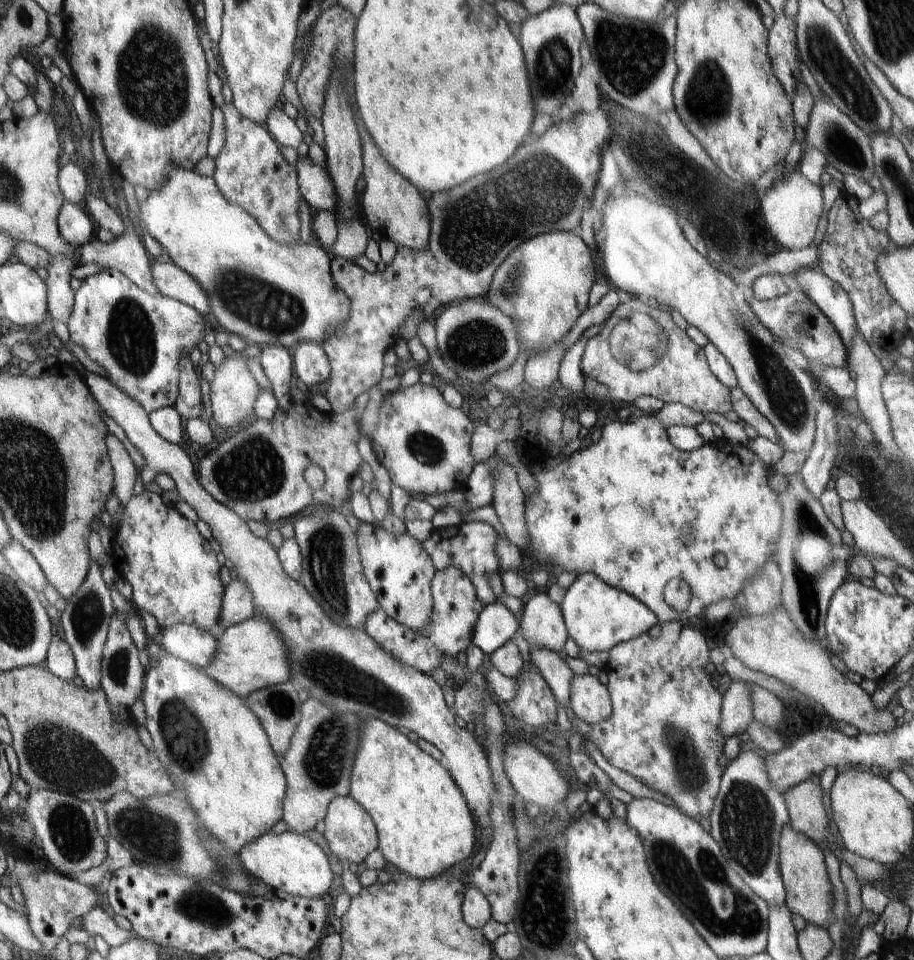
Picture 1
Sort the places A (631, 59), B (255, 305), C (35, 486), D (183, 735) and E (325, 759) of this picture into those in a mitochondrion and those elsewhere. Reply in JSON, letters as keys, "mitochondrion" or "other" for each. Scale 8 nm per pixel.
{"A":"mitochondrion","B":"mitochondrion","C":"mitochondrion","D":"mitochondrion","E":"mitochondrion"}

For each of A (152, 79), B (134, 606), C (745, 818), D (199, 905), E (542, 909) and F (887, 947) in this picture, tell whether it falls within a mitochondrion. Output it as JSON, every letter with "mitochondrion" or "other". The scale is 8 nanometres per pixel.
{"A":"mitochondrion","B":"other","C":"mitochondrion","D":"mitochondrion","E":"mitochondrion","F":"other"}

